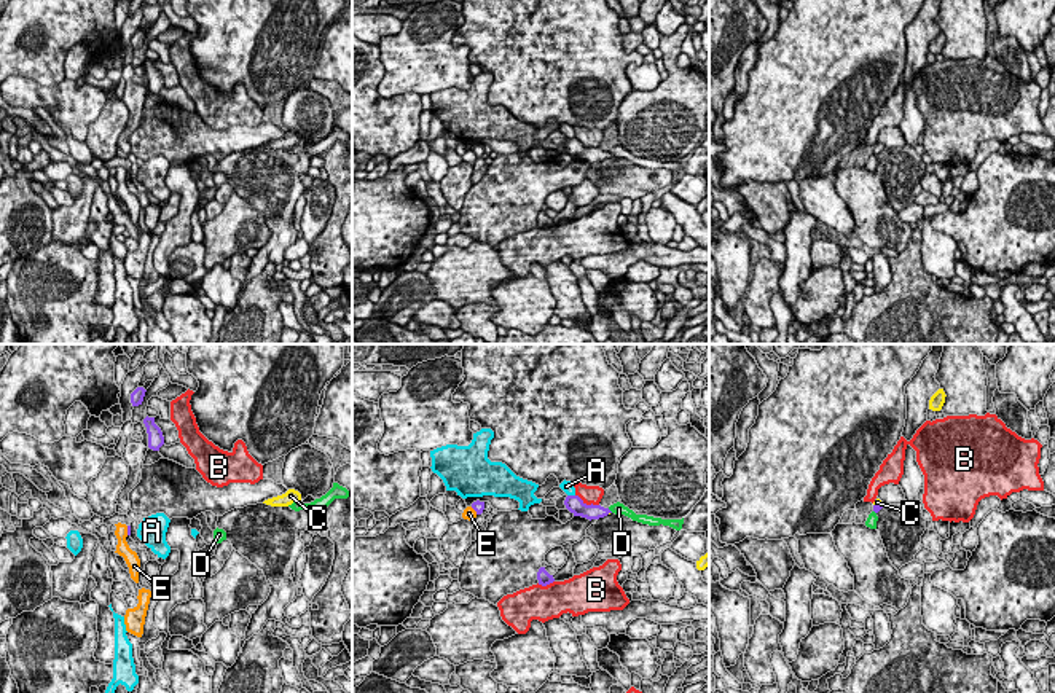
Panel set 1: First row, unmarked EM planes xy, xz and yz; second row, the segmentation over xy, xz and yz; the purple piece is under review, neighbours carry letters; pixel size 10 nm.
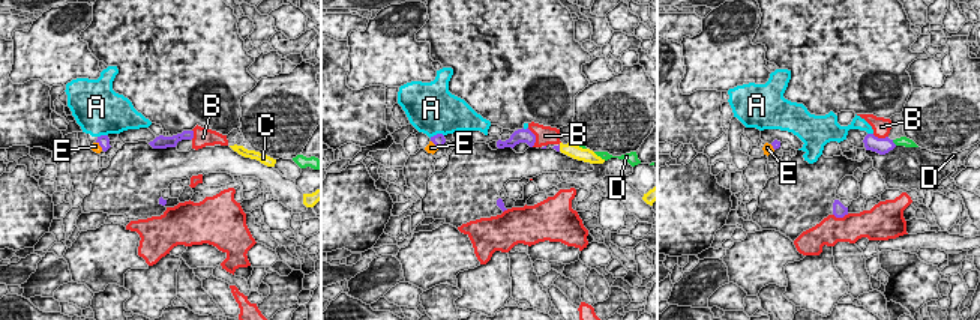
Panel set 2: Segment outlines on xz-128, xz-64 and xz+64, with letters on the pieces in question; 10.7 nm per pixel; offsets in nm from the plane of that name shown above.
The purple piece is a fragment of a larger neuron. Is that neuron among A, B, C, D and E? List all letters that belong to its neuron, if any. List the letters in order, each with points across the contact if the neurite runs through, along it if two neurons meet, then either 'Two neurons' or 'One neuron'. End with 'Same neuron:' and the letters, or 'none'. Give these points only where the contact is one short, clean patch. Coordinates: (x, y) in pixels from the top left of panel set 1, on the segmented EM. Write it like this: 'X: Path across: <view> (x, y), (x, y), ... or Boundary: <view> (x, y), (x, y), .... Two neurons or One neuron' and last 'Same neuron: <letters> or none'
A: Two neurons
B: Two neurons
C: Path across: yz (877, 508), (878, 505), (877, 502). One neuron
D: Boundary: xz (607, 508), (612, 512). Two neurons
E: Two neurons
Same neuron: C

